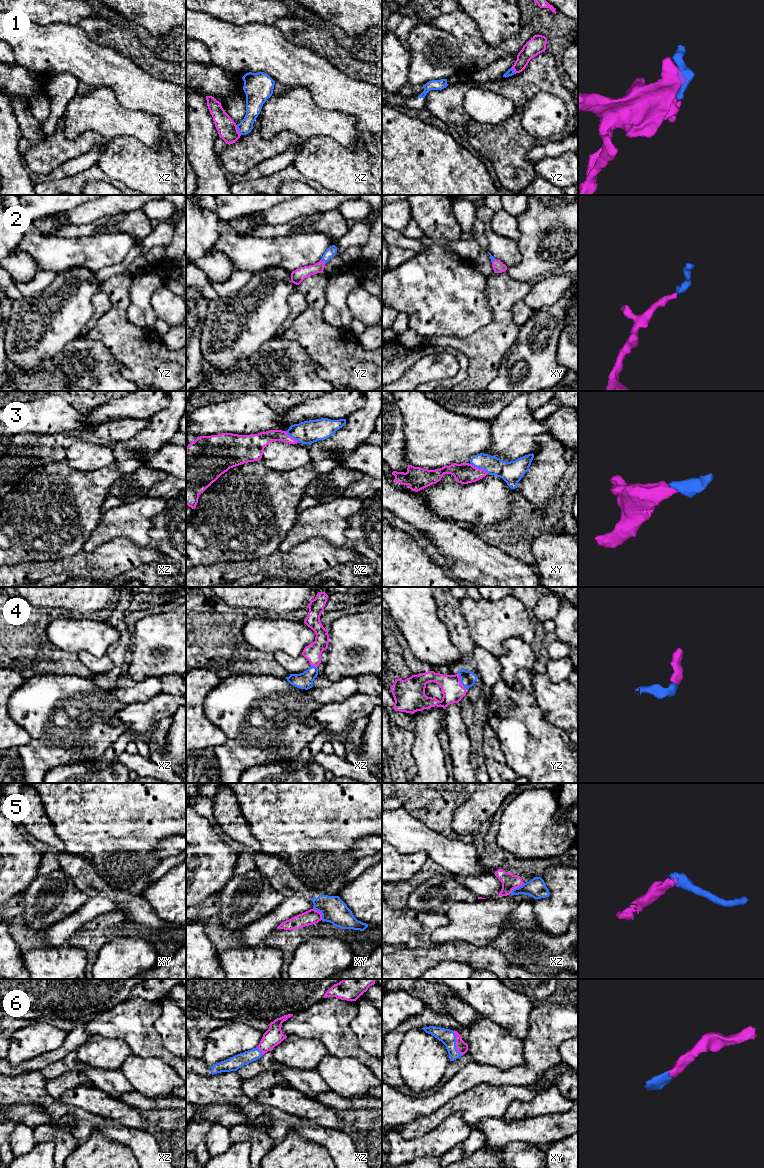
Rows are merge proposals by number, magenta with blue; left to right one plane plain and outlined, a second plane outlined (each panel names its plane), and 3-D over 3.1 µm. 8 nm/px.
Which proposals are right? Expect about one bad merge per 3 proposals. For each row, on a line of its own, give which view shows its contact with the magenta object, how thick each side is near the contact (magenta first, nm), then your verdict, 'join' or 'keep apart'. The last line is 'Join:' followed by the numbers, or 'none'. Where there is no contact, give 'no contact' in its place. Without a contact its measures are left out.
1: contact in xz; calibres 160 and 130 nm; keep apart
2: contact in yz; calibres 110 and 80 nm; join
3: contact in xy; calibres 170 and 180 nm; join
4: contact in yz; calibres 180 and 120 nm; join
5: contact in xz; calibres 130 and 160 nm; keep apart
6: contact in xy; calibres 90 and 120 nm; join
Join: 2, 3, 4, 6

